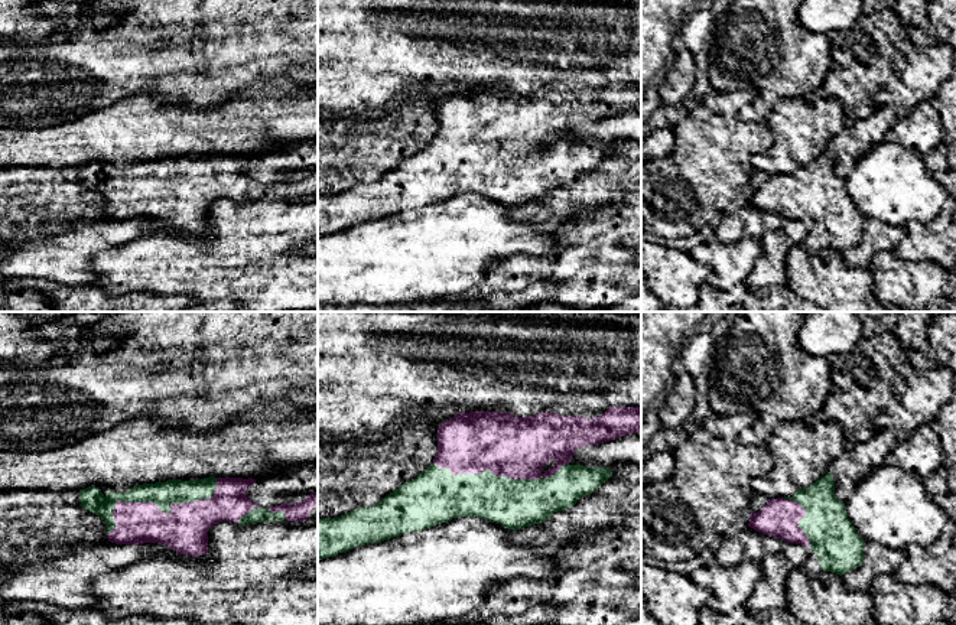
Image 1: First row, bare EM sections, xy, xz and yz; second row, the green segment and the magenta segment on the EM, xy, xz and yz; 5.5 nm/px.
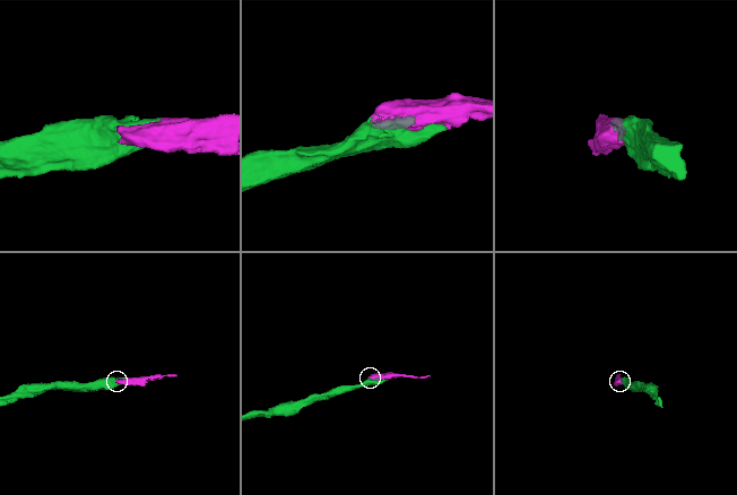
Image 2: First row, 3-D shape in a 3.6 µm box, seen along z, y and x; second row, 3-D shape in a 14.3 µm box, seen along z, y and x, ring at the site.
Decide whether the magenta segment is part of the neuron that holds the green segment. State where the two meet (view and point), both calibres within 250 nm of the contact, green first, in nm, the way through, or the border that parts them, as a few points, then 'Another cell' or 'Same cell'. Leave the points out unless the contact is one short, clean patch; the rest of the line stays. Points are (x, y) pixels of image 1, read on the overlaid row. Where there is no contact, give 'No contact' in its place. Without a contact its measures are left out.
Touches green at xy (159, 508). Thickness 140 nm (green) against 260 nm. Same cell

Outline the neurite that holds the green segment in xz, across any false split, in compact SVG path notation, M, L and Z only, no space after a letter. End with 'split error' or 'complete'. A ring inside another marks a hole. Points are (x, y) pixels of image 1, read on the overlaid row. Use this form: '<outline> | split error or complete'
M611 407L594 419L549 411L529 417L503 411L456 413L439 426L438 452L425 472L404 482L373 507L360 507L335 518L318 518L318 559L335 557L354 547L422 531L456 517L479 517L508 530L540 524L555 512L572 508L581 497L592 494L612 475L609 468L570 465L572 455L582 446L594 446L631 433L641 434L640 407Z | split error

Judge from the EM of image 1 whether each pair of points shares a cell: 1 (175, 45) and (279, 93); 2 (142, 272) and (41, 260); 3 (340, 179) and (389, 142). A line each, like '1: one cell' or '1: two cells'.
1: two cells
2: two cells
3: one cell

